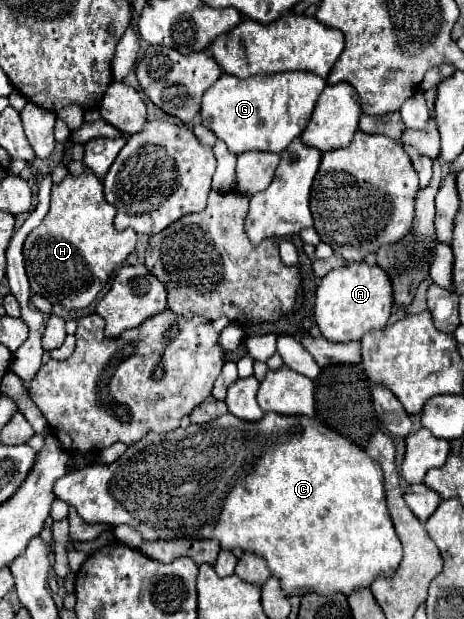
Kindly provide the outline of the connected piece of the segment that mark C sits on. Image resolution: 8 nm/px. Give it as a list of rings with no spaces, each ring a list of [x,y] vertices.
[[[230,412],[212,420],[210,424],[190,424],[188,428],[176,428],[166,434],[146,434],[140,442],[128,446],[128,450],[112,464],[88,464],[80,470],[72,470],[64,478],[60,478],[54,484],[56,498],[64,500],[68,506],[74,506],[76,512],[86,520],[88,524],[106,524],[106,526],[132,526],[142,534],[146,542],[154,540],[176,540],[176,538],[190,538],[190,540],[218,540],[222,550],[236,550],[252,552],[266,560],[268,570],[274,578],[280,580],[280,588],[284,594],[350,594],[356,588],[366,588],[372,584],[372,580],[380,574],[392,576],[402,560],[402,544],[400,538],[394,532],[388,508],[386,508],[386,494],[384,494],[384,482],[382,482],[382,470],[380,464],[374,462],[364,450],[360,450],[356,444],[346,440],[344,436],[336,434],[328,426],[324,426],[316,418],[306,416],[282,416],[282,414],[266,414],[260,422],[244,422]]]

